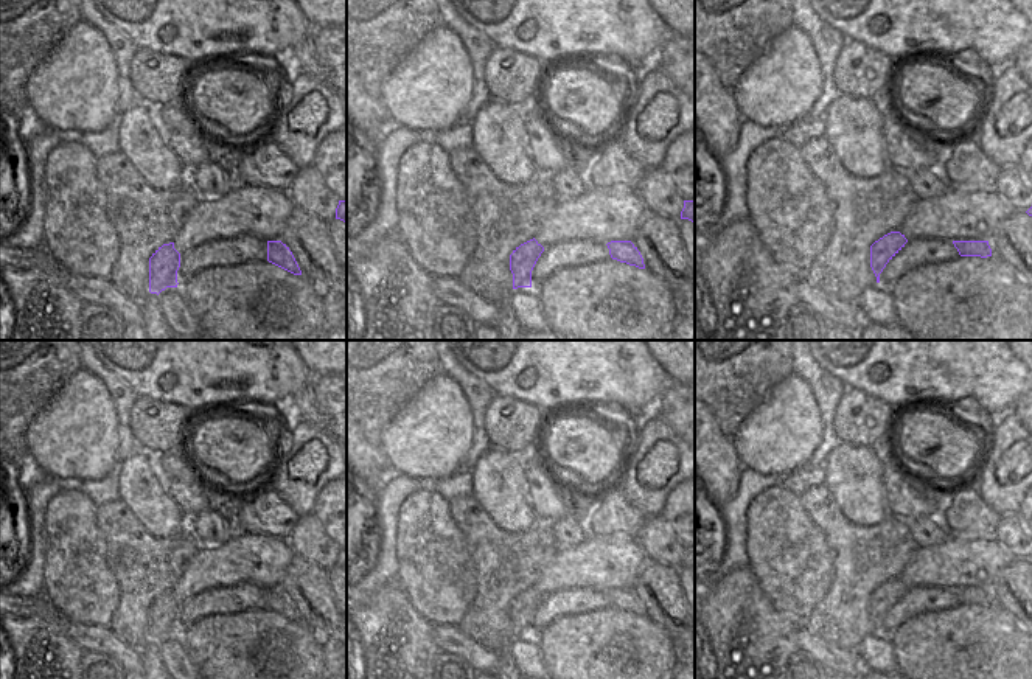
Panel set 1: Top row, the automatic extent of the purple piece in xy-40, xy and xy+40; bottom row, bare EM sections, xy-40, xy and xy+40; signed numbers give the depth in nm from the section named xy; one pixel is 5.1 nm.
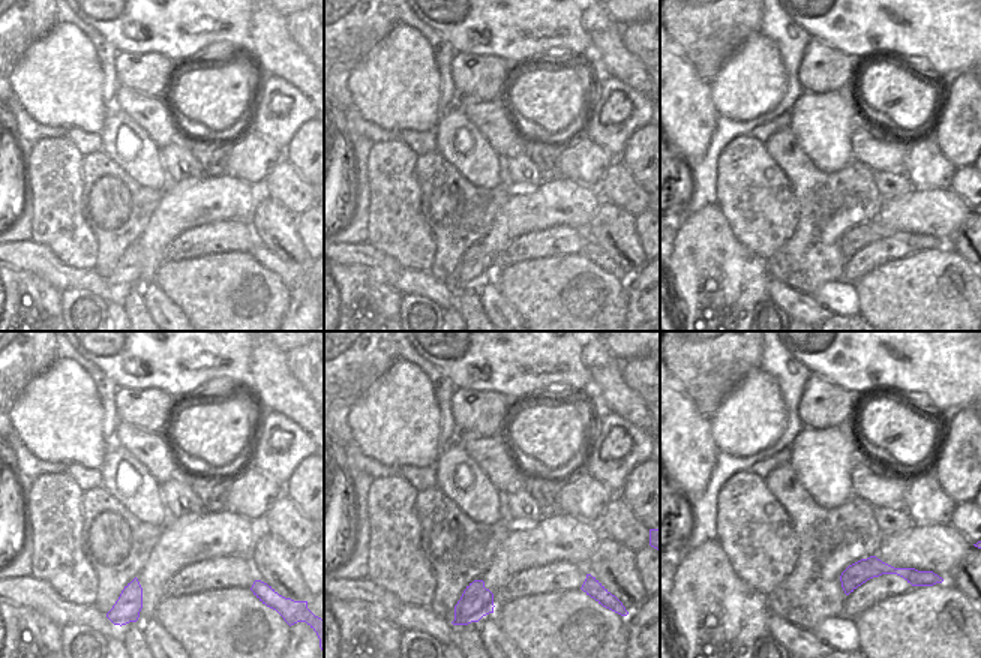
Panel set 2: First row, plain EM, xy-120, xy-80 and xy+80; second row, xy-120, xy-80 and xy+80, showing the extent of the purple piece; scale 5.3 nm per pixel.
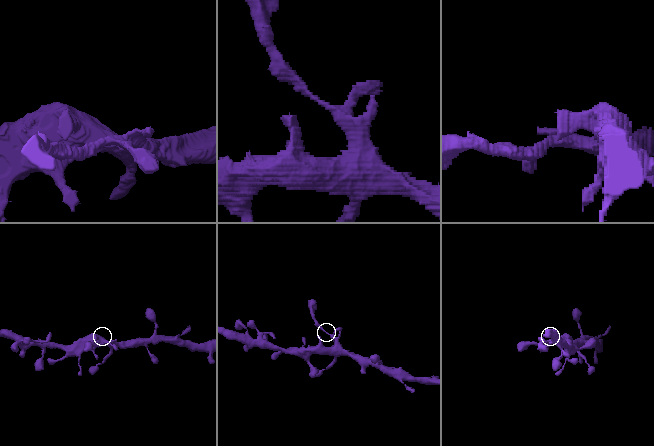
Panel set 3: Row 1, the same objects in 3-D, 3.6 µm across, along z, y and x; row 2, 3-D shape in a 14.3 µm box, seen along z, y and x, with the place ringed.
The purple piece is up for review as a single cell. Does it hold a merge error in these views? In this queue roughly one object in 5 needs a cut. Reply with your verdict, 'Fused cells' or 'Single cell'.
Single cell

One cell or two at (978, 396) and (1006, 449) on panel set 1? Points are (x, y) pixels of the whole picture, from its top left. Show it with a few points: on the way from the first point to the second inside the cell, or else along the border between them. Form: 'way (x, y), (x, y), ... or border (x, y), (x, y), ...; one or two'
border (1009, 410), (997, 415), (984, 429); two

